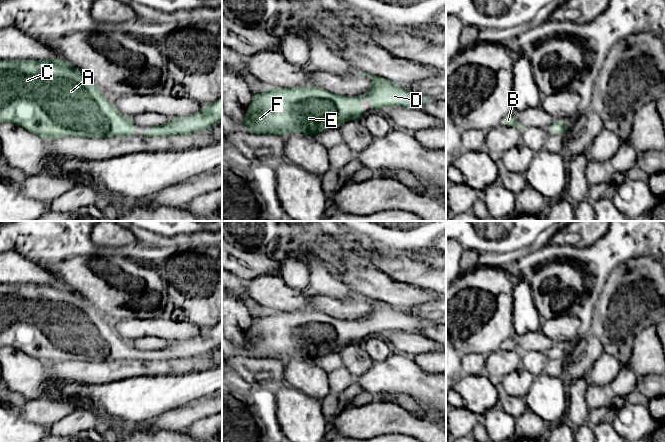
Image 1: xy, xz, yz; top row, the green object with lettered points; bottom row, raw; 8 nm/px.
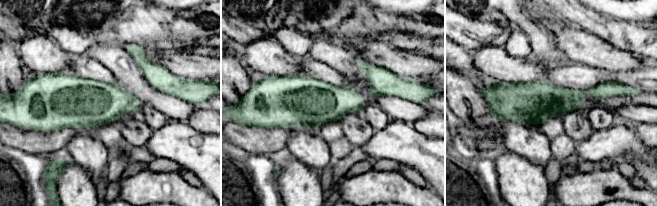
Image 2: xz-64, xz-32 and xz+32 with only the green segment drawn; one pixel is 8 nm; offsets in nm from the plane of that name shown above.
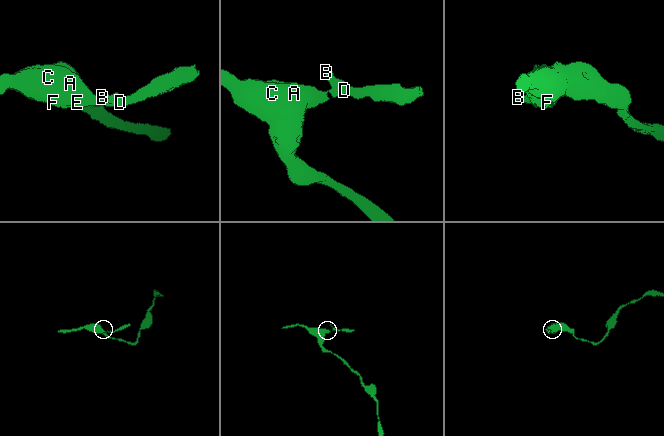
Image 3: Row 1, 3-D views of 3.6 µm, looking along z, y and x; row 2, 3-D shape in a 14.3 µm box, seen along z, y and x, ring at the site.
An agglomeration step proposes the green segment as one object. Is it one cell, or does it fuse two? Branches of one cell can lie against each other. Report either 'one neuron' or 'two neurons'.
one neuron

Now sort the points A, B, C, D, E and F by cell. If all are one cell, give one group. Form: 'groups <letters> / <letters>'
groups A B C D E F

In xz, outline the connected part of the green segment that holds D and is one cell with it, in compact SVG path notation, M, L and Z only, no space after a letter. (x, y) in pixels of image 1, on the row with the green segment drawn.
M358 72L372 81L370 91L361 96L345 96L331 93L320 86L308 87L271 87L269 91L254 93L247 115L241 123L250 134L286 135L293 132L303 132L310 137L331 127L339 127L346 121L361 118L366 112L360 108L364 97L371 101L372 111L379 111L385 106L401 106L409 109L420 109L428 98L419 93L409 91L396 85L386 78Z

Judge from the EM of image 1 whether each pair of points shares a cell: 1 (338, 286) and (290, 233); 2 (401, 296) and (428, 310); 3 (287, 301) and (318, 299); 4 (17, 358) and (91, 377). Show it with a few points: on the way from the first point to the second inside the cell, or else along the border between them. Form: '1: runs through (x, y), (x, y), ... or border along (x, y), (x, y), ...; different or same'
1: runs through (322, 277), (306, 264), (297, 249); same
2: border along (435, 299), (416, 305), (396, 307); different
3: border along (314, 293), (311, 298), (311, 304), (316, 309); different
4: border along (46, 364), (51, 378); different

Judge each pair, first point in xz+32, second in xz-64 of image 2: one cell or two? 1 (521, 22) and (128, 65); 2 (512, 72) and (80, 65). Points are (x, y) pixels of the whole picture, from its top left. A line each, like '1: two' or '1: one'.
1: one
2: two

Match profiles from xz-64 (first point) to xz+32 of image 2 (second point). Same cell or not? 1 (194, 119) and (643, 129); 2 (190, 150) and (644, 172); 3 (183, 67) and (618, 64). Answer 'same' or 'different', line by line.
1: same
2: different
3: same

